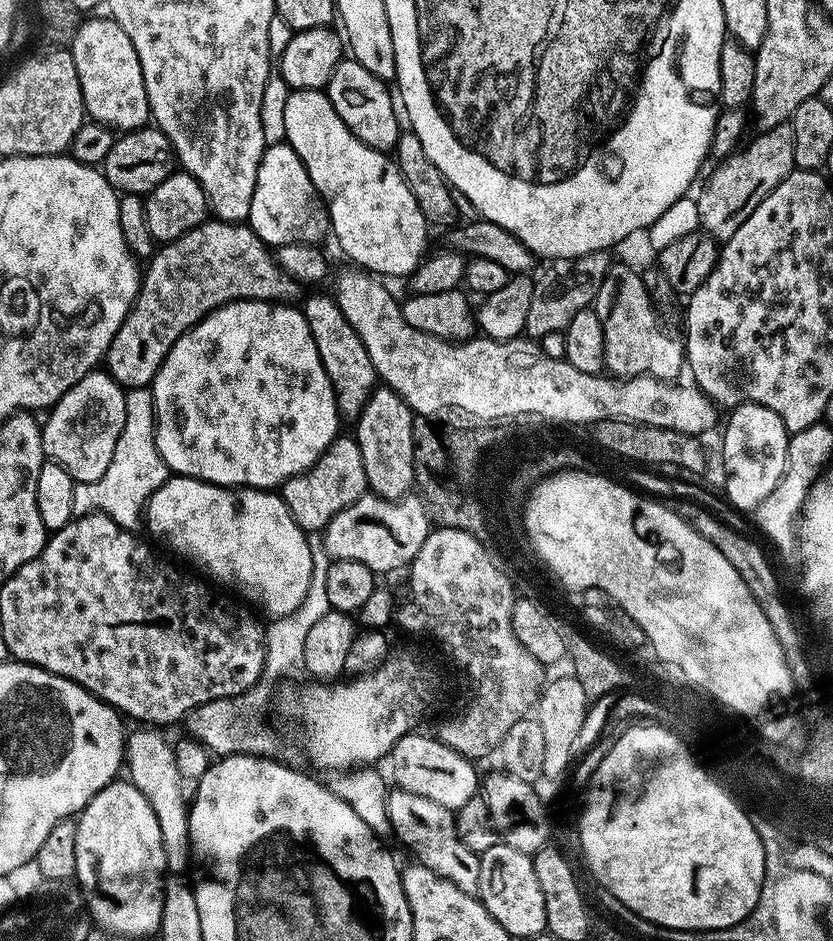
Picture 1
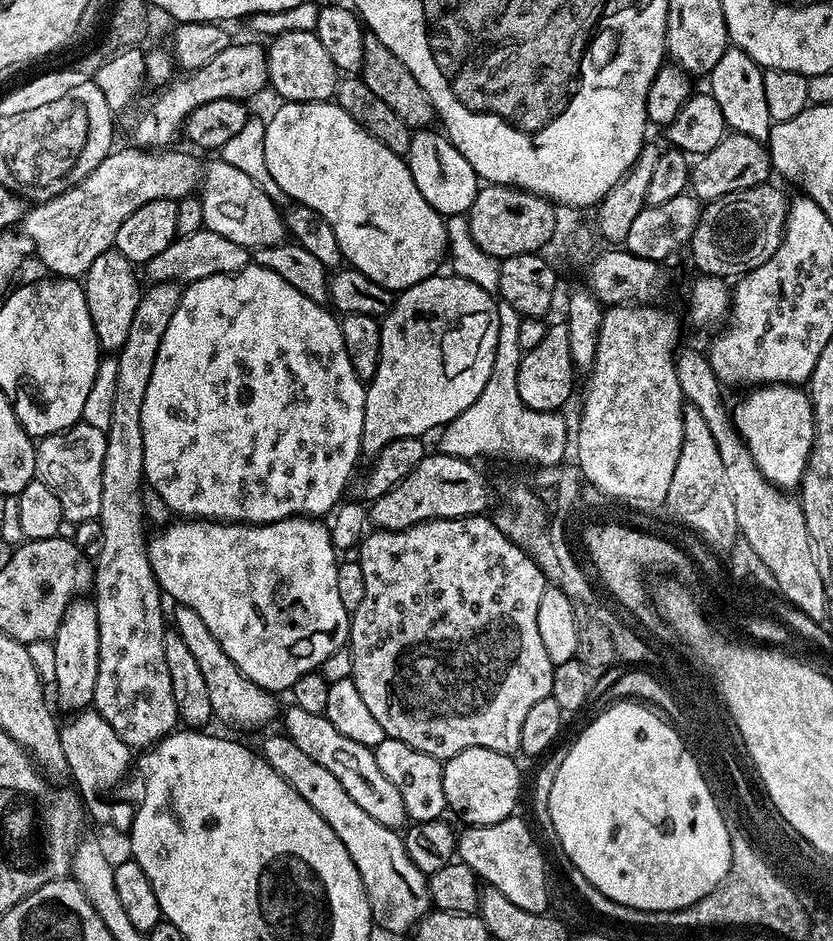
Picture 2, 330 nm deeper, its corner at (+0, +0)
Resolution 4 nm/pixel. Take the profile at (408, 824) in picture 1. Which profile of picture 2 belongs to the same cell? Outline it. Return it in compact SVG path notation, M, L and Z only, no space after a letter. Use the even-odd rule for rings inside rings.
M297 704L288 706L285 712L283 709L282 720L283 716L283 735L292 739L294 746L298 746L302 754L314 758L314 762L322 762L322 766L326 766L326 770L330 770L330 774L334 774L334 778L342 782L346 794L350 794L350 798L354 798L354 802L358 802L358 806L362 806L362 810L366 810L366 814L370 814L374 822L382 822L382 826L397 830L405 827L408 820L406 806L402 804L402 797L398 795L398 789L392 785L390 778L382 774L373 749L362 746L362 742L346 738L346 734L341 734L334 722L327 720L324 715L309 714Z

